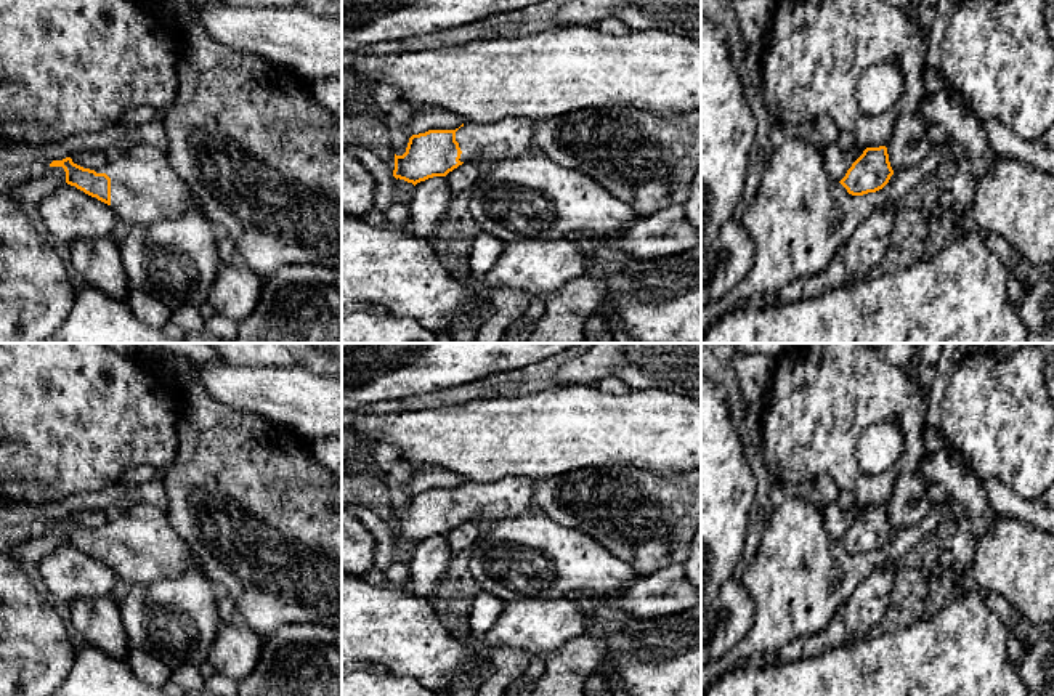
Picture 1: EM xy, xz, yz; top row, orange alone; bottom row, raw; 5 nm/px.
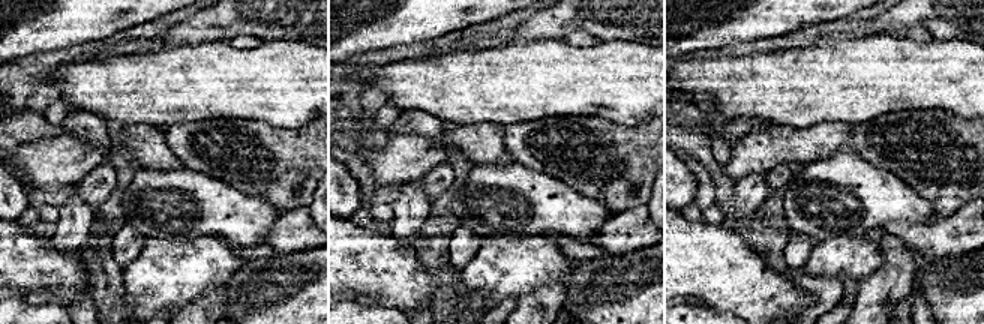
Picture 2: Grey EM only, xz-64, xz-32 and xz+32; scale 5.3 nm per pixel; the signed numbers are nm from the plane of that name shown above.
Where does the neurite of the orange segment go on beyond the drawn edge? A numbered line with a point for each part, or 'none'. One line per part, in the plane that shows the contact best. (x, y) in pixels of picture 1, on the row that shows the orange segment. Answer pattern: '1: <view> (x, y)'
1: xy (145, 188)

